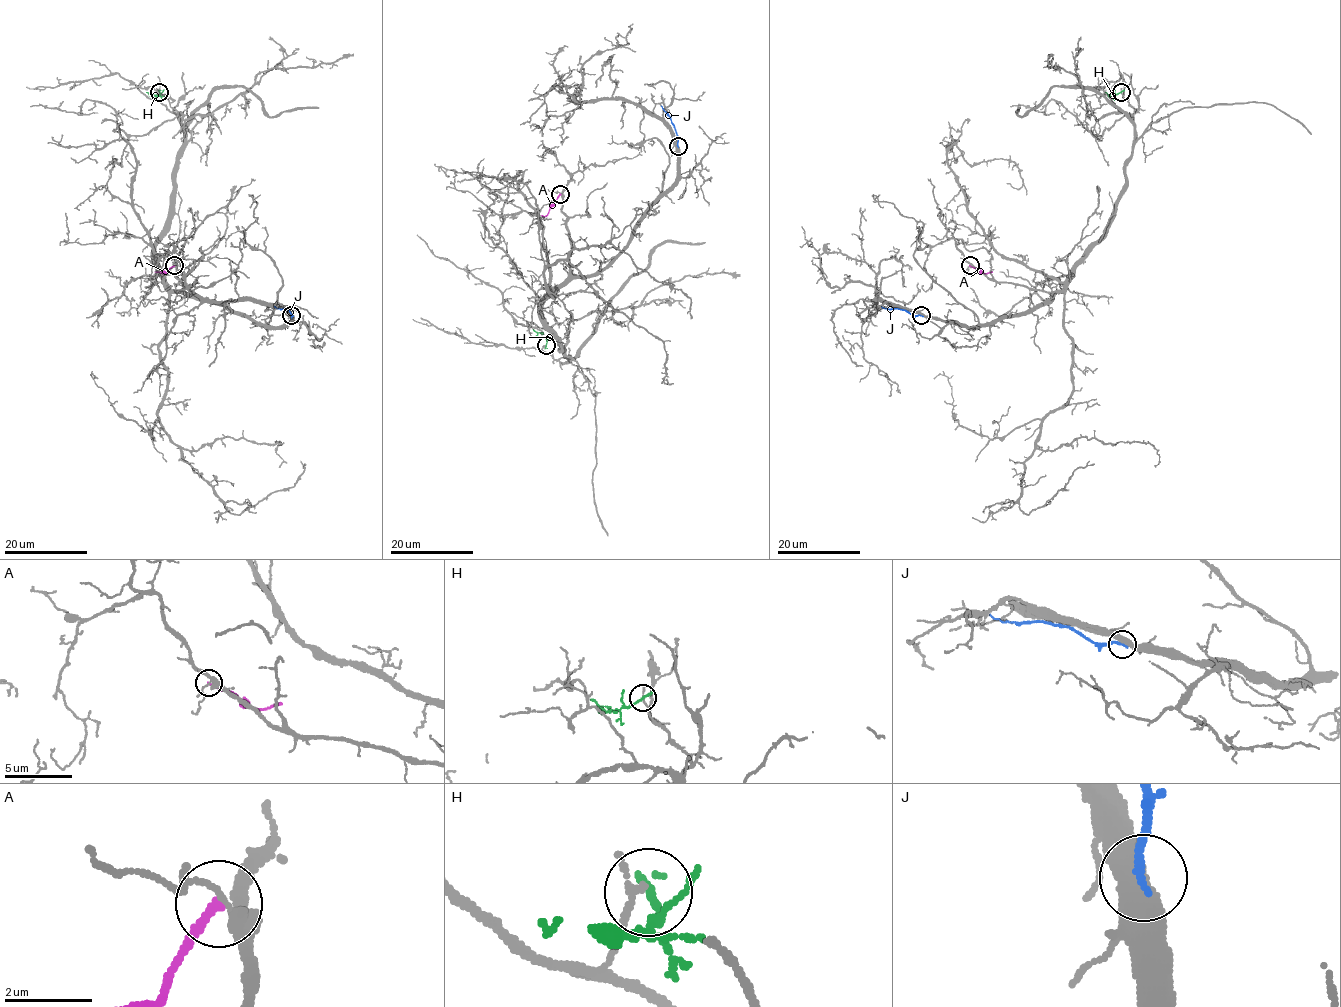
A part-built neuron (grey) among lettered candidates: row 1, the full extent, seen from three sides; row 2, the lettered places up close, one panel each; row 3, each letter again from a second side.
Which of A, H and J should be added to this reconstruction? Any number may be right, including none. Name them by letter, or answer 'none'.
none

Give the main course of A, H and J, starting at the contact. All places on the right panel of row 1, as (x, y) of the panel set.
A: (970, 265), (984, 273), (991, 271)
H: (1120, 92), (1112, 95), (1105, 92)
J: (921, 316), (881, 306)

